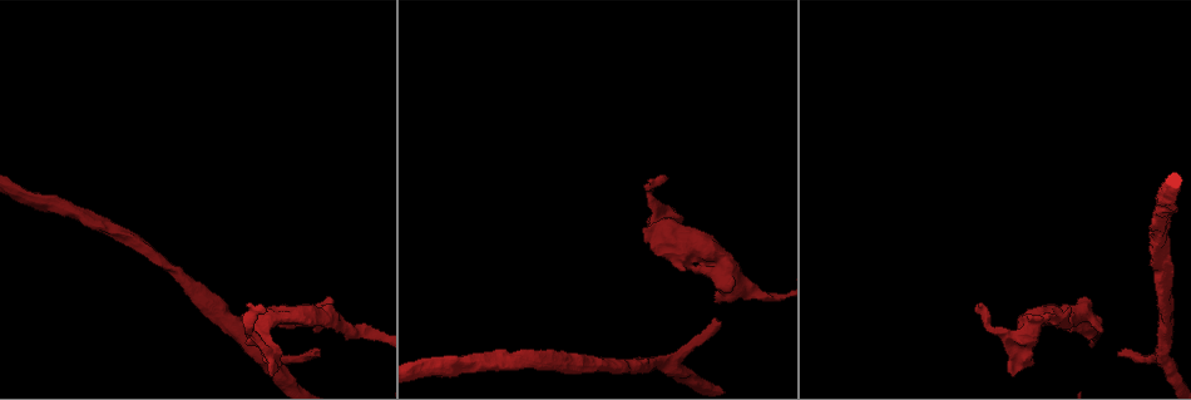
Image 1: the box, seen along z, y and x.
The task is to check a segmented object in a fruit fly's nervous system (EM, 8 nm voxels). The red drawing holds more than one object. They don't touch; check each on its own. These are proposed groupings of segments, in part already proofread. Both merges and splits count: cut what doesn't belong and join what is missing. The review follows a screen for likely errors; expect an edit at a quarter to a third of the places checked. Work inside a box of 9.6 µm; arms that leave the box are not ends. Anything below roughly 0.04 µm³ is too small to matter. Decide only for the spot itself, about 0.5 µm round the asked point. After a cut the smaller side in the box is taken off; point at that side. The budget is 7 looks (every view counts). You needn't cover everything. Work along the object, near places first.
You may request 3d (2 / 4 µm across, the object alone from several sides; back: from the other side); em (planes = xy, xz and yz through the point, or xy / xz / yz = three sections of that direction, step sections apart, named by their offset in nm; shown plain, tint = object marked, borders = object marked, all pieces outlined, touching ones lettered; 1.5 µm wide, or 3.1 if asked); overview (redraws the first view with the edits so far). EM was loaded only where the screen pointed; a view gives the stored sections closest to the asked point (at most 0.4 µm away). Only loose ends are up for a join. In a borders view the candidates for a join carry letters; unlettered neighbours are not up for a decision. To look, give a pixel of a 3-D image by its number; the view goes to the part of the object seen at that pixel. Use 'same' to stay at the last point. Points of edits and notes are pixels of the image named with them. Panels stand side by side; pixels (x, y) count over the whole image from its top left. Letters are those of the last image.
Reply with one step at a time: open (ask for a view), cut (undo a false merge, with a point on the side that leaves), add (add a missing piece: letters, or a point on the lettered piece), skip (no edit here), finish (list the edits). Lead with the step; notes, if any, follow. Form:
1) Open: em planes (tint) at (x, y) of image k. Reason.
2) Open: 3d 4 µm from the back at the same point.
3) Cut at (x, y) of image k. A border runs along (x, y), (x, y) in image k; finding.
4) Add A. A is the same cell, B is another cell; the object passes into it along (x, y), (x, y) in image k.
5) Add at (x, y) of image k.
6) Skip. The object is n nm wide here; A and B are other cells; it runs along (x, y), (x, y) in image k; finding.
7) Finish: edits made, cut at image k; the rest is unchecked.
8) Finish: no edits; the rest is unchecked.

Open: em planes (borders) at (269, 374) of image 1. An open end.

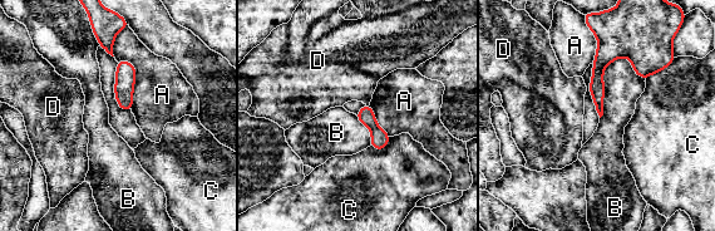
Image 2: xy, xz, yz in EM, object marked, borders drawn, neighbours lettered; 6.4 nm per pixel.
Skip. The longest contact is with B, 440 nm; A, B, C and D are other cells; a border runs along (625, 55), (603, 70), (600, 118) in image 2; no lettered piece goes on from it.

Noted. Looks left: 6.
Open: 3d 4 µm at (651, 249) of image 1. Thick end.

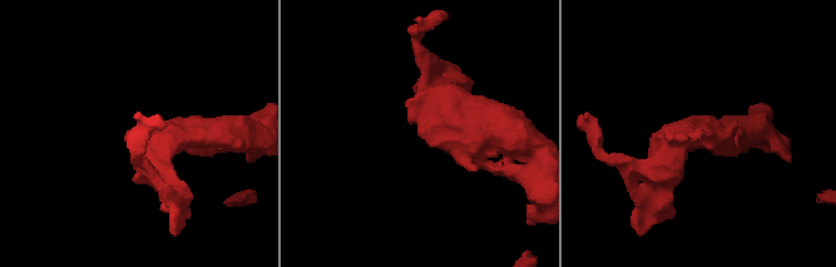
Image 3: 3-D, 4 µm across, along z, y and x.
Open: em planes (borders) at (423, 135) of image 3.

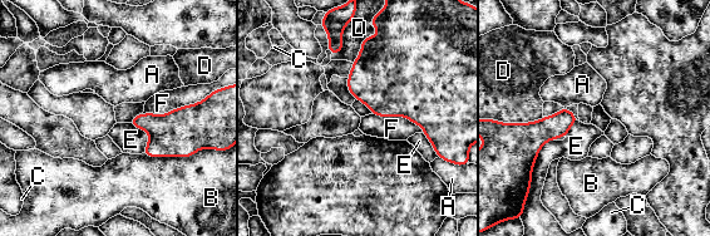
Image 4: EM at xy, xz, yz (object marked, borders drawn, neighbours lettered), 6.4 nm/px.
Skip. A, B, C, D, E and F are other cells; a border runs along (551, 139), (536, 158), (528, 193) in image 4; no lettered piece goes on from it.

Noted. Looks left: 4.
Open: em xy step 8 (borders) at (721, 324) of image 1.

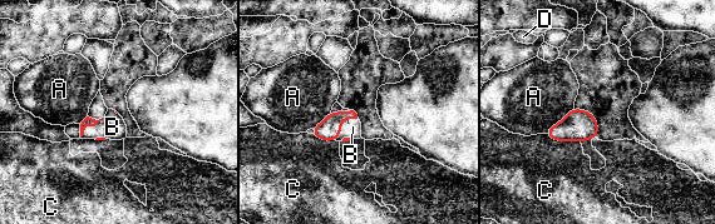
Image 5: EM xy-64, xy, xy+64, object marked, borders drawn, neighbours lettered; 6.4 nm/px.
Add B. The longest contact is with A, 260 nm; B is the same cell, A, C and D are other cells; the object passes into it along (328, 129), (336, 122), (353, 127) in image 5; the neuron continues.

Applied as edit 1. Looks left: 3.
Finish: edits made, add at image 5; the rest is unchecked.

